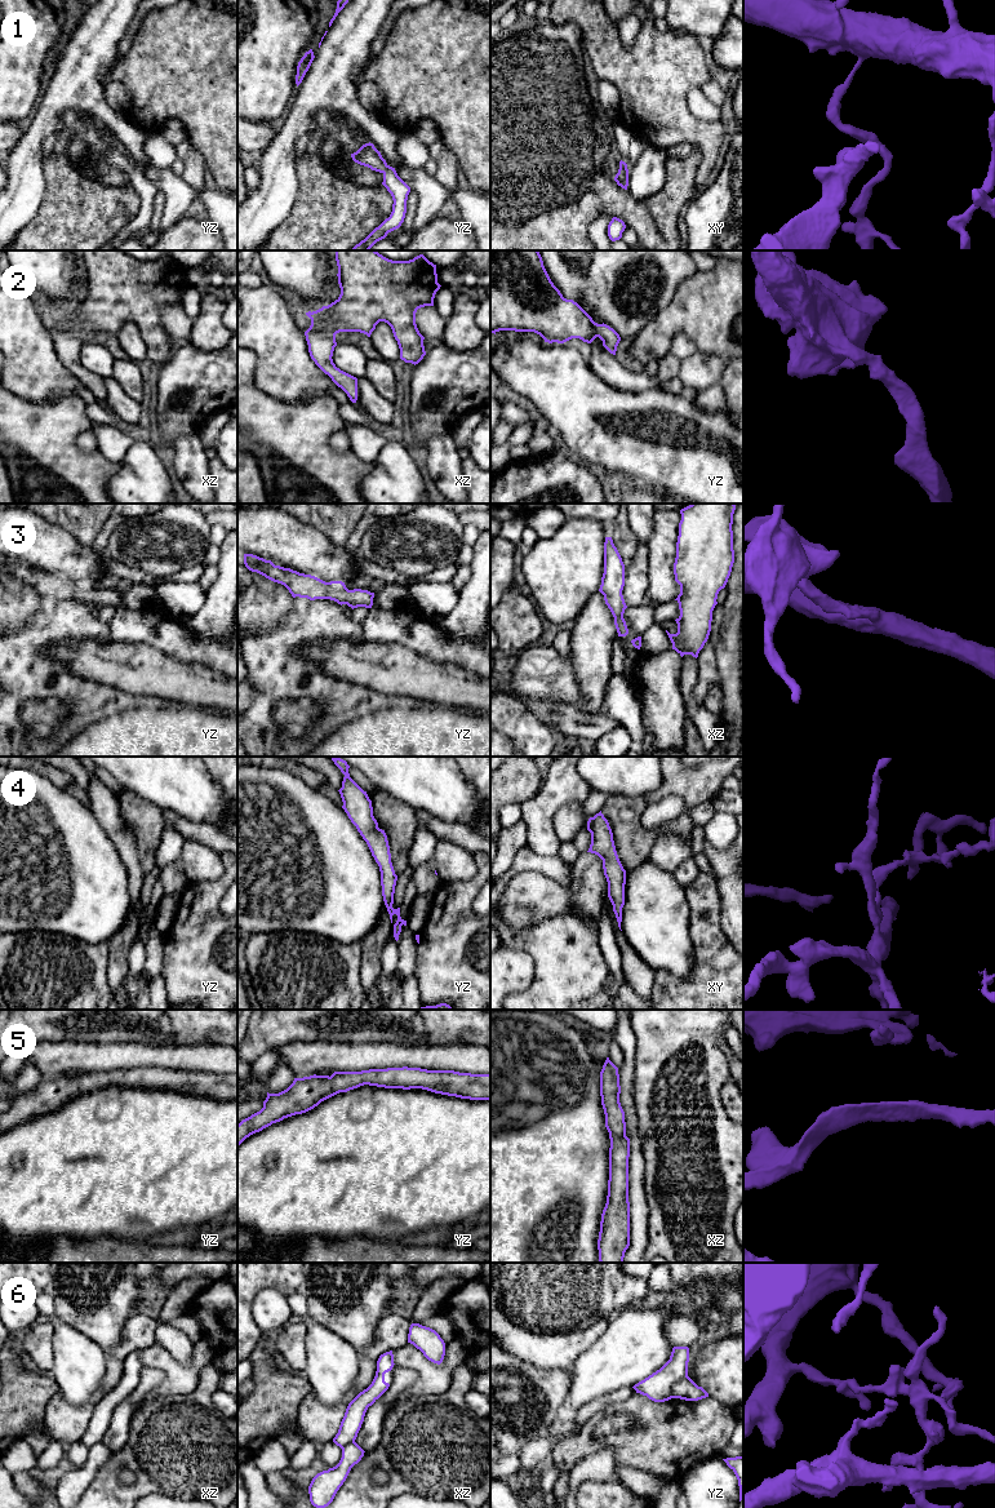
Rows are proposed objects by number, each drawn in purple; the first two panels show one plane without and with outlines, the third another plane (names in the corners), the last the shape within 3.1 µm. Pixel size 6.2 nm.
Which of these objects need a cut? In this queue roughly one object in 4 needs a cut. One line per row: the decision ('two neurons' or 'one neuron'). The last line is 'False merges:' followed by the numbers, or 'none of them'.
1: one neuron
2: one neuron
3: one neuron
4: one neuron
5: one neuron
6: two neurons
False merges: 6

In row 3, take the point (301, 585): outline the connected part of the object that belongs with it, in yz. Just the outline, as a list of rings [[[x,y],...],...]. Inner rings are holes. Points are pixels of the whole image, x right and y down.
[[[244,554],[244,564],[249,571],[284,585],[293,598],[330,599],[341,606],[347,604],[352,609],[373,606],[374,593],[361,589],[348,590],[342,581],[325,582],[315,576],[275,566],[271,560],[253,554]]]

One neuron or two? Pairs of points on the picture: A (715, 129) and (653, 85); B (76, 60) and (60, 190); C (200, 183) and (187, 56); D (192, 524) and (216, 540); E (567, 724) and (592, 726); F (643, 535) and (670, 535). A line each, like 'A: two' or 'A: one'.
A: one
B: two
C: two
D: two
E: one
F: two

